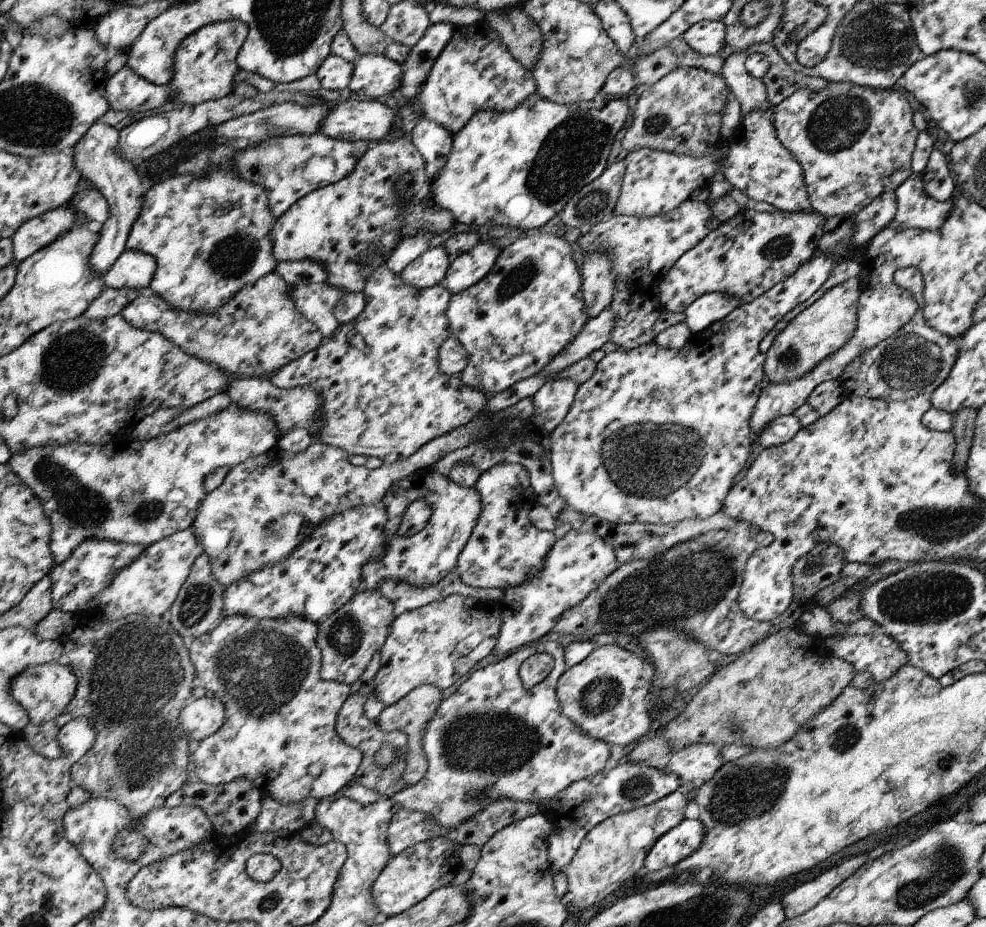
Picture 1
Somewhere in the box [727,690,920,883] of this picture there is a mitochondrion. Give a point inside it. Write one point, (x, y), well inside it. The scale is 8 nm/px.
(844, 737)

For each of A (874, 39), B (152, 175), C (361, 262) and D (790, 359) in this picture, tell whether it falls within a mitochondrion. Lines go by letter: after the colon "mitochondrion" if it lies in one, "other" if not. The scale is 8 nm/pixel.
A: mitochondrion
B: other
C: other
D: mitochondrion

